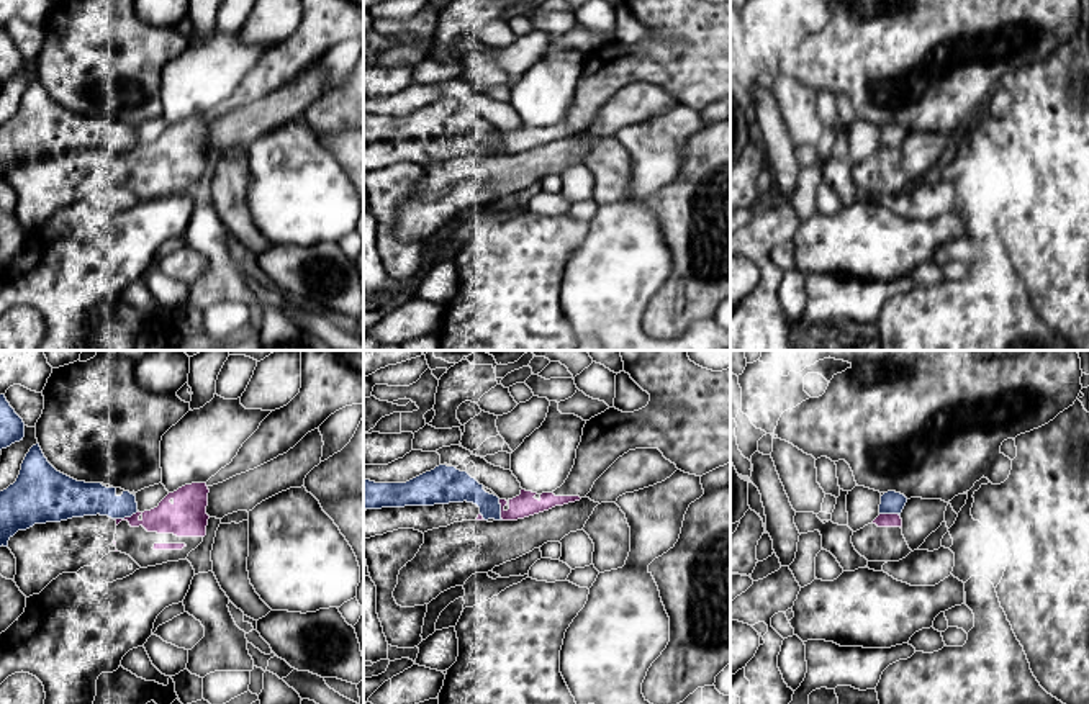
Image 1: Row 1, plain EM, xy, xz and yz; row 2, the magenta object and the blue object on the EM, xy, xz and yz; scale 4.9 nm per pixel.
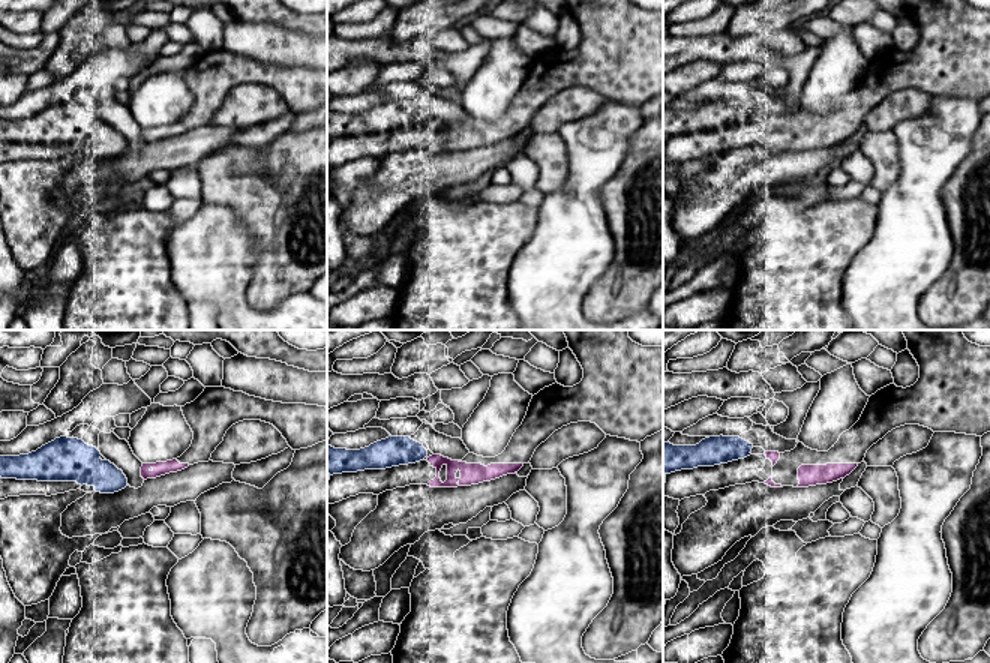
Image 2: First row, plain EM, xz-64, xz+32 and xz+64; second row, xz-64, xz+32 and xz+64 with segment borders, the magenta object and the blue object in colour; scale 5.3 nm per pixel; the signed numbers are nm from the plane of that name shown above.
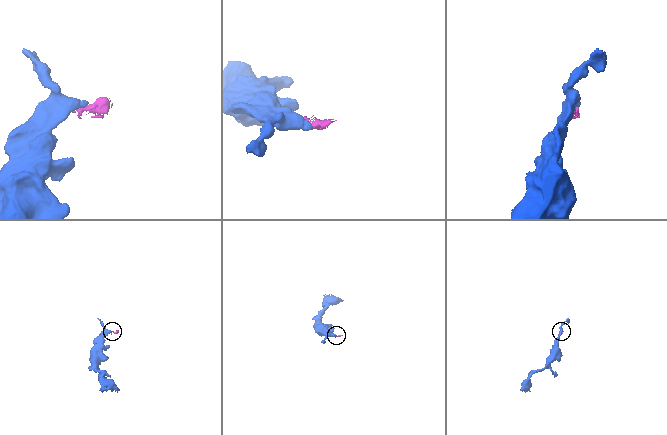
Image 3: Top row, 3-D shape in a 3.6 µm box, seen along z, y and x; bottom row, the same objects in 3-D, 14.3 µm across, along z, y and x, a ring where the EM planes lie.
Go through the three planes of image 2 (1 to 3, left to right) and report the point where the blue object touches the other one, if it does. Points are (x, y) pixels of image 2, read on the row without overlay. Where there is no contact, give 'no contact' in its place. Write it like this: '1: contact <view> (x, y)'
1: no contact
2: no contact
3: no contact

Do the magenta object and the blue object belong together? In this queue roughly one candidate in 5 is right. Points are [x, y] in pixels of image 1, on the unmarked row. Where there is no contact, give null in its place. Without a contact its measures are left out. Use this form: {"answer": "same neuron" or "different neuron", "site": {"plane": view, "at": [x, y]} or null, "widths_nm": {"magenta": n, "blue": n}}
{"answer": "different neuron", "site": {"plane": "xy", "at": [126, 151]}, "widths_nm": {"magenta": 150, "blue": 170}}

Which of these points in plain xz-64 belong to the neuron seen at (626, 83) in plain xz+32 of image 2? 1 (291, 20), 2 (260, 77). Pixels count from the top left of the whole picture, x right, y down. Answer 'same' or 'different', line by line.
1: same
2: same

